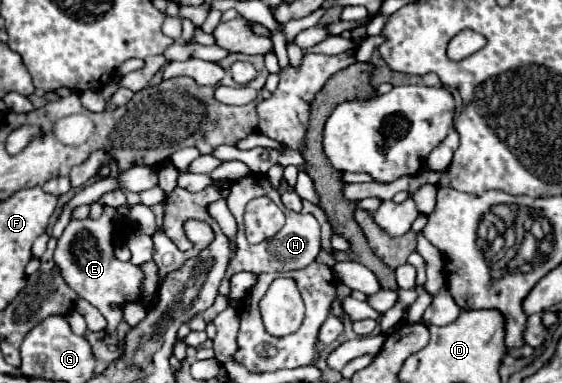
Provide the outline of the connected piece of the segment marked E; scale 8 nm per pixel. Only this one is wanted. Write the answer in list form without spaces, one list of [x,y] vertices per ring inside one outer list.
[[[103,206],[103,214],[97,220],[71,220],[65,228],[63,236],[57,240],[57,248],[53,260],[63,276],[63,280],[77,292],[77,296],[91,302],[101,310],[105,320],[109,322],[109,330],[113,332],[117,324],[123,320],[121,304],[127,300],[139,300],[139,286],[143,272],[139,266],[131,262],[121,262],[113,256],[113,238],[109,232],[117,228],[119,216],[111,206]]]

